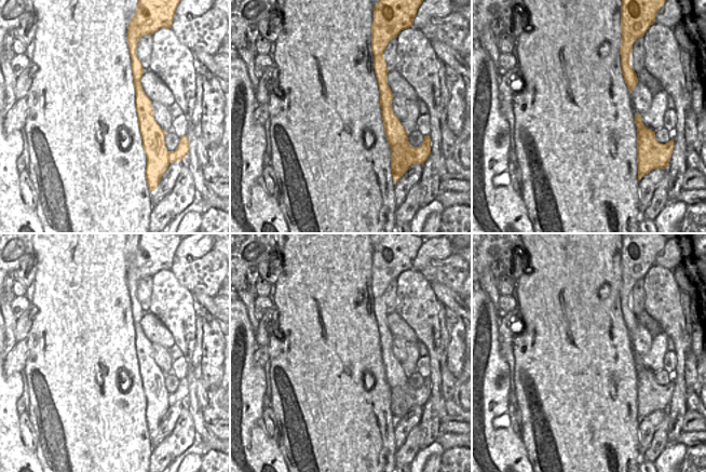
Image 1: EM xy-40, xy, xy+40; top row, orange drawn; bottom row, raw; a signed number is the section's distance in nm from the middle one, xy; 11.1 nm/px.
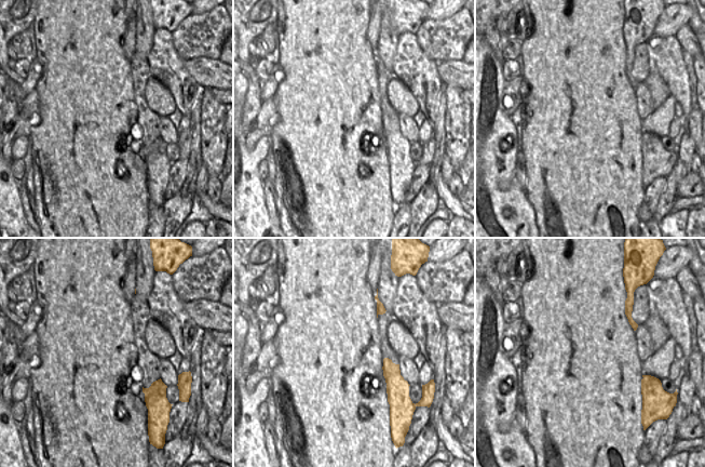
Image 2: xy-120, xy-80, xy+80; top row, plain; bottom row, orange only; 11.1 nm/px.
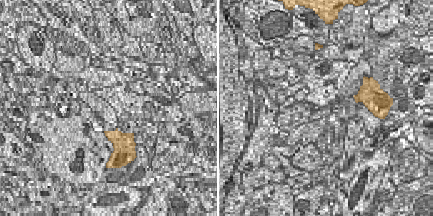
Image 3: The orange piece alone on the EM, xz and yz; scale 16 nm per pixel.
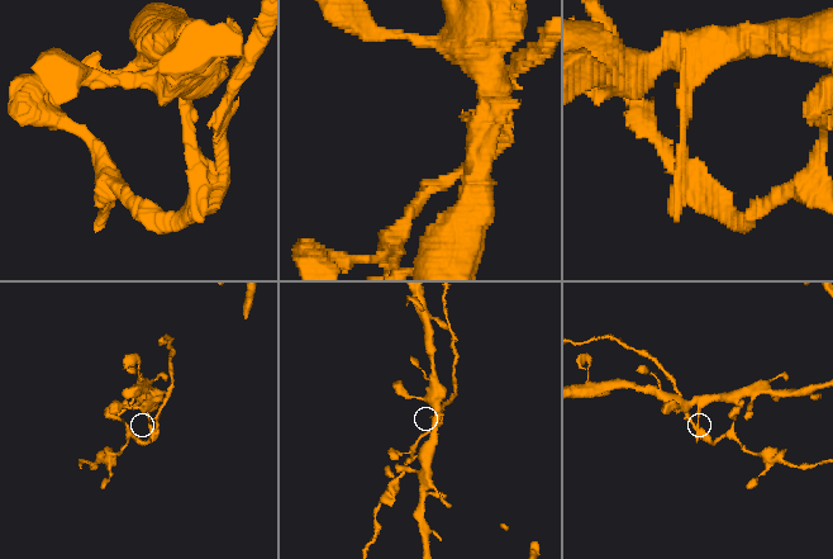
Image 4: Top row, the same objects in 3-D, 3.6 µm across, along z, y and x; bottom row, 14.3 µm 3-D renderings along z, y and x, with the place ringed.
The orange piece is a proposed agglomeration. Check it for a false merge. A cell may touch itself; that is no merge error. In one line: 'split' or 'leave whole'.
split

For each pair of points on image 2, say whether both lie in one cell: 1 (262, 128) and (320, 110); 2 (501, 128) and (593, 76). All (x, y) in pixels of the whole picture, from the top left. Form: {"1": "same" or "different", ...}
{"1": "different", "2": "different"}

